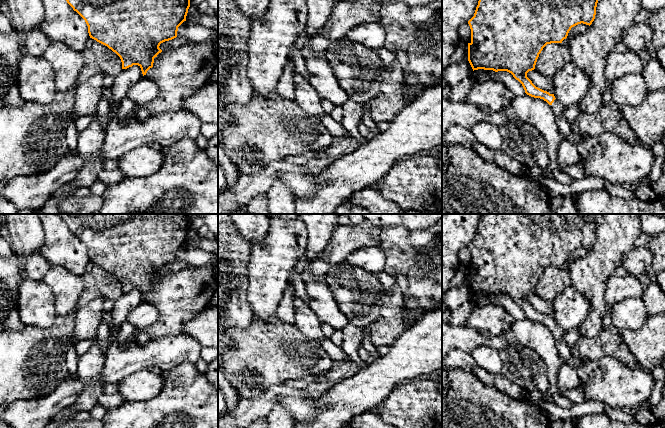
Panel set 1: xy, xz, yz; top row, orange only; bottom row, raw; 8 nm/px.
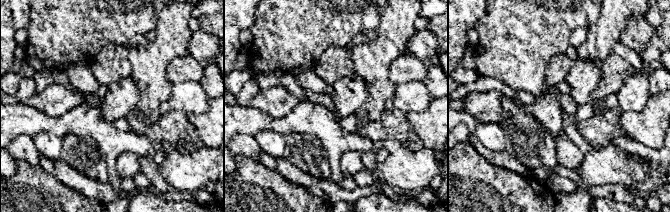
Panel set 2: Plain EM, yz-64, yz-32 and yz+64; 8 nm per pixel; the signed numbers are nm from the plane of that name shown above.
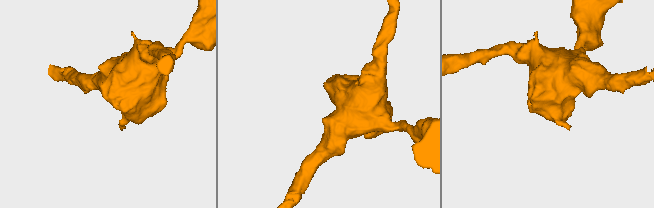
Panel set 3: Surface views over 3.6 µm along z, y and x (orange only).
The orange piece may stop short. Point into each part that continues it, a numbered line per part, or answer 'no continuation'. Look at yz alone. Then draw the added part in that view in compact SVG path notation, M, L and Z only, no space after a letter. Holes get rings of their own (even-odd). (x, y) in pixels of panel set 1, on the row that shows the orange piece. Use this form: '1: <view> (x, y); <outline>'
1: yz (565, 127); M556 99L550 105L550 107L552 108L555 114L556 122L561 133L565 135L572 134L573 133L572 124L569 123L564 117L566 109Z

